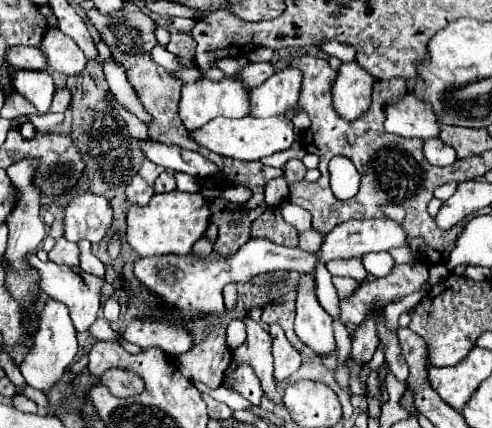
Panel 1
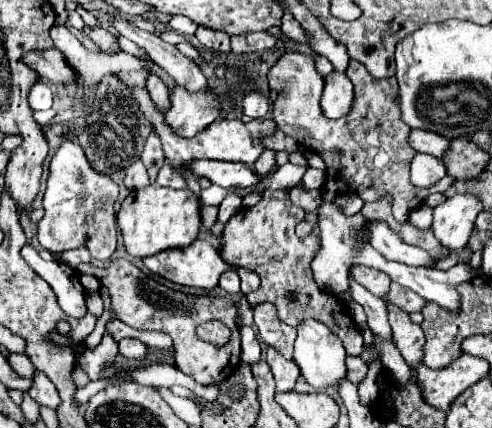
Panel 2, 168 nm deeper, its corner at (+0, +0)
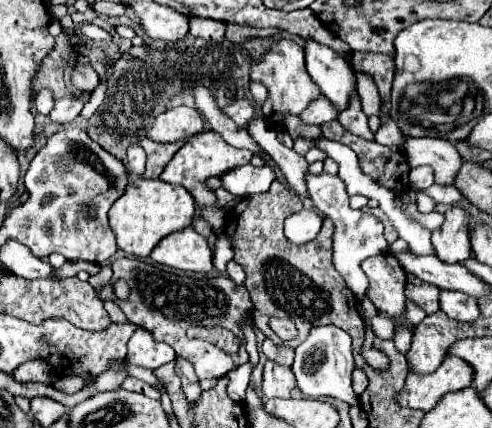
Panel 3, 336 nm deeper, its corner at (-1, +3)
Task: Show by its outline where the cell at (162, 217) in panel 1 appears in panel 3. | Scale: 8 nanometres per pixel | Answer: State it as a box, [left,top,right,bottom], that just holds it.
[108,179,194,259]

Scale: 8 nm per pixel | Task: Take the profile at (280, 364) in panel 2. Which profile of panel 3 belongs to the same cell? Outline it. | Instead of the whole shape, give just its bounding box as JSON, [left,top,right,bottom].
[262,361,296,399]

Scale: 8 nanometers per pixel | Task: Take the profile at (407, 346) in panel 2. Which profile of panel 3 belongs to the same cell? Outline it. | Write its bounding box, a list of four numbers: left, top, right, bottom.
[362,251,406,317]

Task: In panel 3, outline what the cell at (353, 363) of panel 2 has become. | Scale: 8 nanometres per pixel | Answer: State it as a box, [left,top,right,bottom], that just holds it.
[352,369,368,395]

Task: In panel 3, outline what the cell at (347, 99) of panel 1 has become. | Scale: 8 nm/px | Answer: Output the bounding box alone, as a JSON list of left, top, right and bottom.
[300,97,338,125]

